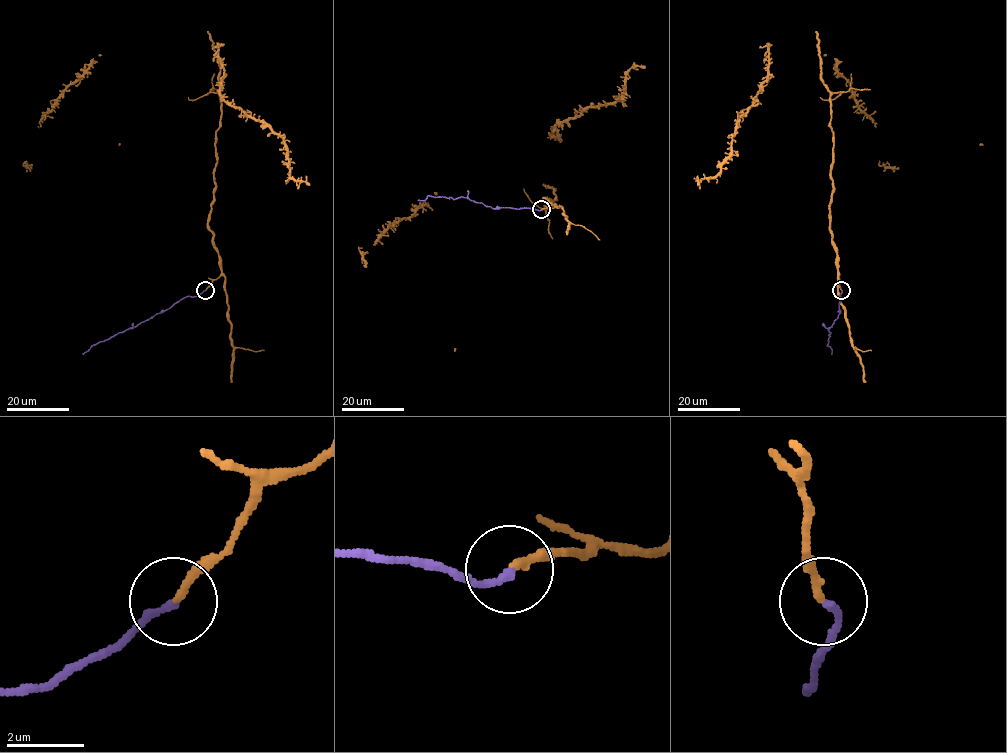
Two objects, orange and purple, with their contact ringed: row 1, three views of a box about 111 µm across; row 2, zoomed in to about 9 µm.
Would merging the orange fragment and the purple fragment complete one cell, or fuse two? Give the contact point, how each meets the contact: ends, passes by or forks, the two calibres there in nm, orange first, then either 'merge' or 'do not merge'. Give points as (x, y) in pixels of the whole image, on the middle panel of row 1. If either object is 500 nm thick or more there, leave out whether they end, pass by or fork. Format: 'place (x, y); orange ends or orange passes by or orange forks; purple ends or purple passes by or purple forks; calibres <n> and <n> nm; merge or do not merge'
place (541, 209); orange ends; purple ends; calibres 190 and 200 nm; merge

